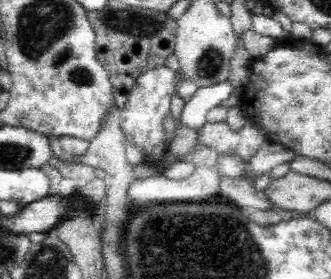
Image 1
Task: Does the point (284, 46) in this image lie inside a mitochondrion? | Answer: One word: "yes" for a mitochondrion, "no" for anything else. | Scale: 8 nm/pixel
no

